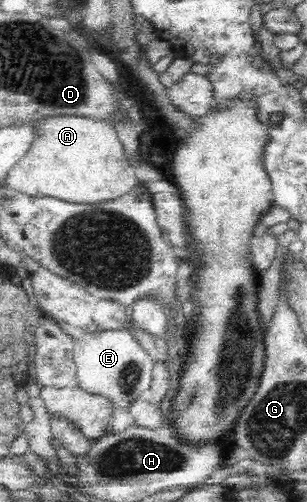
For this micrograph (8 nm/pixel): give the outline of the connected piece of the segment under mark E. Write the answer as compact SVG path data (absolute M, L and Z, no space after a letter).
M92 329L75 335L73 359L77 370L77 386L106 398L115 407L130 407L137 398L145 398L151 388L154 359L128 330L100 331Z

